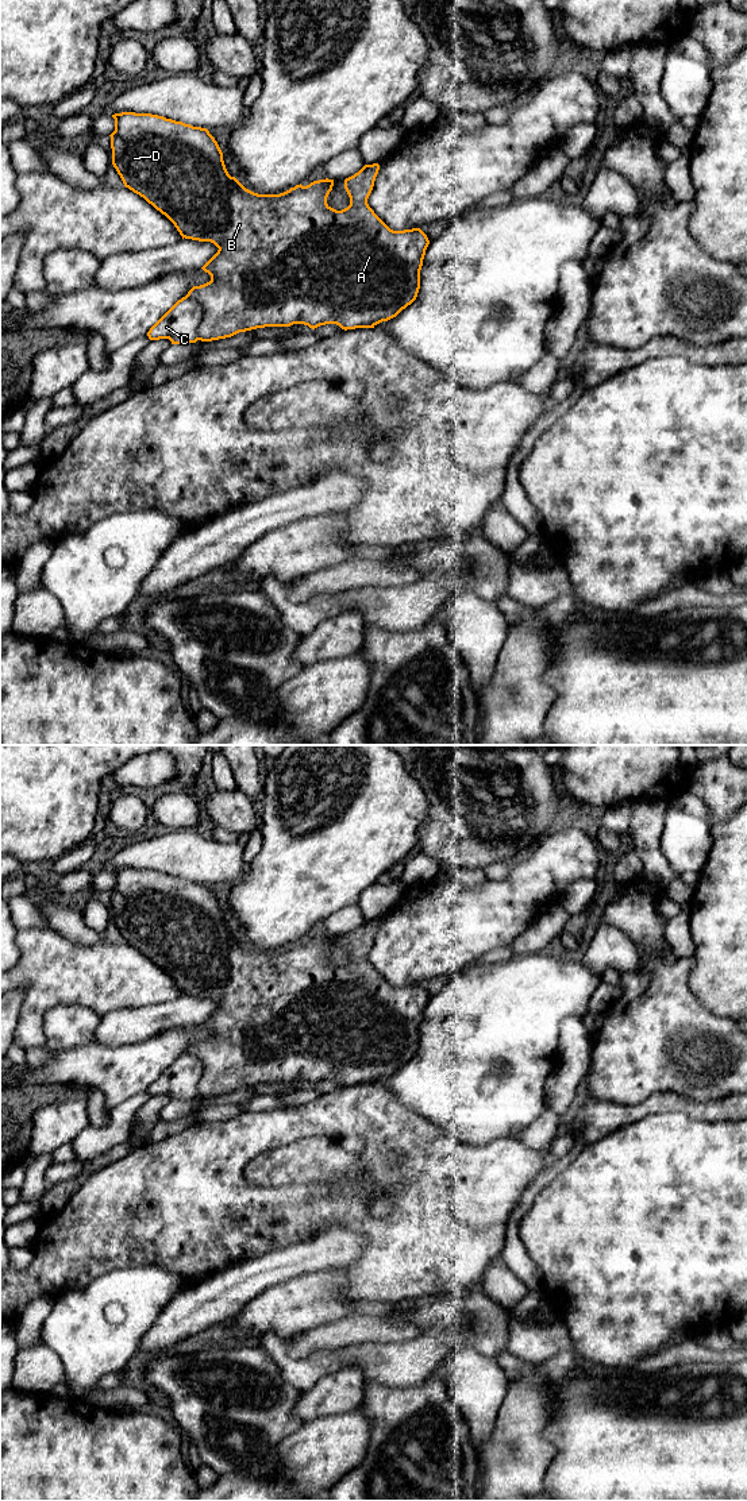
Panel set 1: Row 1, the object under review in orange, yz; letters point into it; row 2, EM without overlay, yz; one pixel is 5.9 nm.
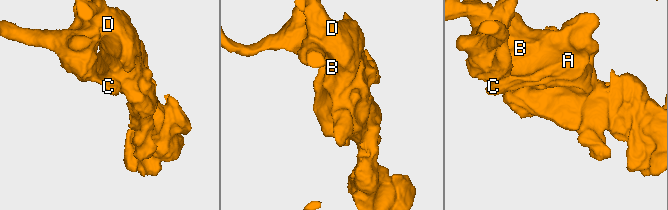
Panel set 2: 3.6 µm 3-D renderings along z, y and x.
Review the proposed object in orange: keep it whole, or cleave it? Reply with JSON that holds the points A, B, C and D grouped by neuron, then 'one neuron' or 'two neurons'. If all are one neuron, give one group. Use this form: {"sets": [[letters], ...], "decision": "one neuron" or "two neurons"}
{"sets": [["A", "B", "D"], ["C"]], "decision": "two neurons"}

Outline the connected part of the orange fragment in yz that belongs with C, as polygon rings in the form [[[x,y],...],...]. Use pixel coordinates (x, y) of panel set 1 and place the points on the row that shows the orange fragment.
[[[185,296],[178,300],[147,332],[150,340],[169,339],[172,344],[196,343],[203,319],[201,305]]]

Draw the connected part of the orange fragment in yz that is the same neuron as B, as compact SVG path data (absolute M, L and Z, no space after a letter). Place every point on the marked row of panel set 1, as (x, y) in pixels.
M122 112L112 117L112 165L124 186L165 215L182 239L211 242L219 248L201 267L211 275L211 281L193 286L186 294L203 308L199 325L201 342L226 339L257 328L293 324L304 324L312 329L326 324L336 324L344 331L374 328L396 317L416 300L430 240L420 228L390 229L369 207L367 198L380 170L378 163L365 165L344 180L350 205L336 211L327 204L334 180L319 180L307 186L300 184L280 194L258 194L228 174L223 153L207 128L151 113Z

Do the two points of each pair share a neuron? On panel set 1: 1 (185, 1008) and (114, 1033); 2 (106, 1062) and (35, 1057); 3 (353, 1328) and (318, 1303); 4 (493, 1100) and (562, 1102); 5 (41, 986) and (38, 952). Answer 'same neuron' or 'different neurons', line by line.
1: same neuron
2: different neurons
3: different neurons
4: different neurons
5: same neuron

